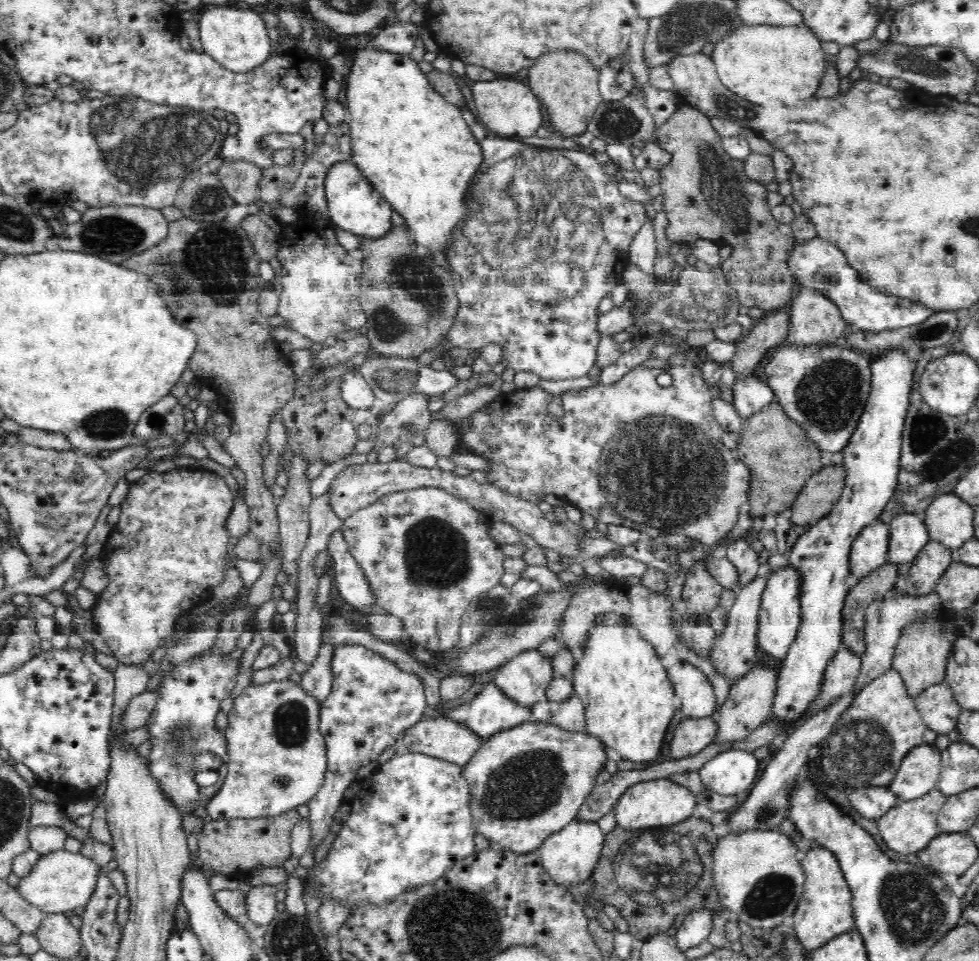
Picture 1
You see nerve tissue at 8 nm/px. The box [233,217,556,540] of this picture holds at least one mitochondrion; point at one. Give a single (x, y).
(414, 274)

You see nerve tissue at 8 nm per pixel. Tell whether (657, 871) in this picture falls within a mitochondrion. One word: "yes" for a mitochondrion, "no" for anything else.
yes

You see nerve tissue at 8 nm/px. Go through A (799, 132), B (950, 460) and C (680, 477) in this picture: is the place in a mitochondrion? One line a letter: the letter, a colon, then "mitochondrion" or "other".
A: other
B: mitochondrion
C: mitochondrion

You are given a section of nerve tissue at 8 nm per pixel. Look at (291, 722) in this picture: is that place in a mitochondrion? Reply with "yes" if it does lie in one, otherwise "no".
yes

